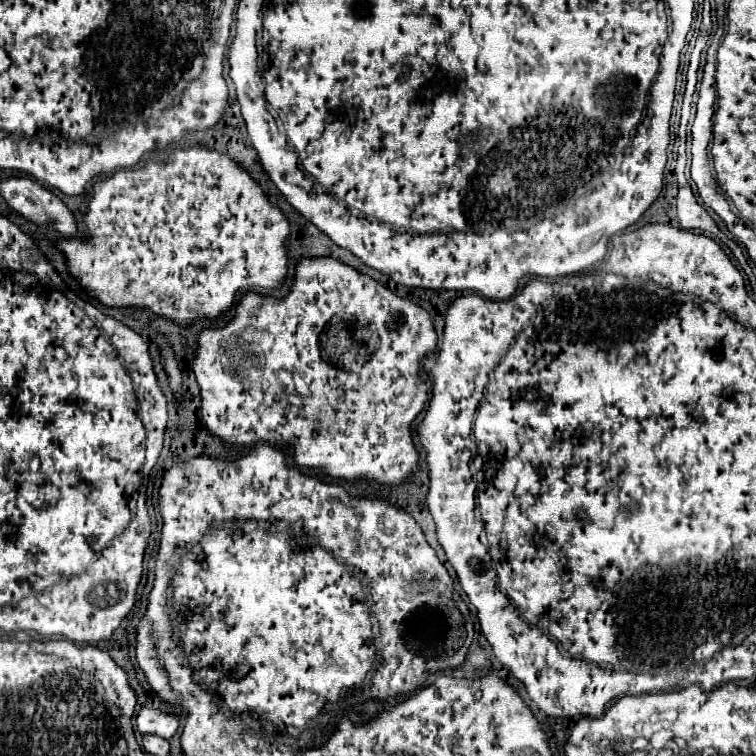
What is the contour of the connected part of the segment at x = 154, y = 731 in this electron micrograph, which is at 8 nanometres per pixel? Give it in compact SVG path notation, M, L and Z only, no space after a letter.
M143 707L135 719L135 723L139 723L139 731L143 735L159 735L163 739L171 739L177 731L177 717L163 713L159 709L153 707Z

